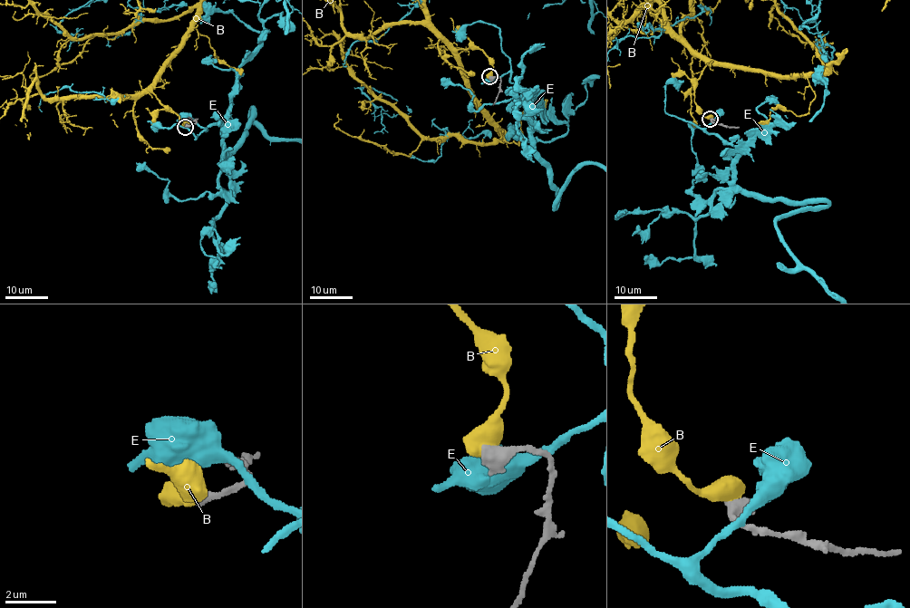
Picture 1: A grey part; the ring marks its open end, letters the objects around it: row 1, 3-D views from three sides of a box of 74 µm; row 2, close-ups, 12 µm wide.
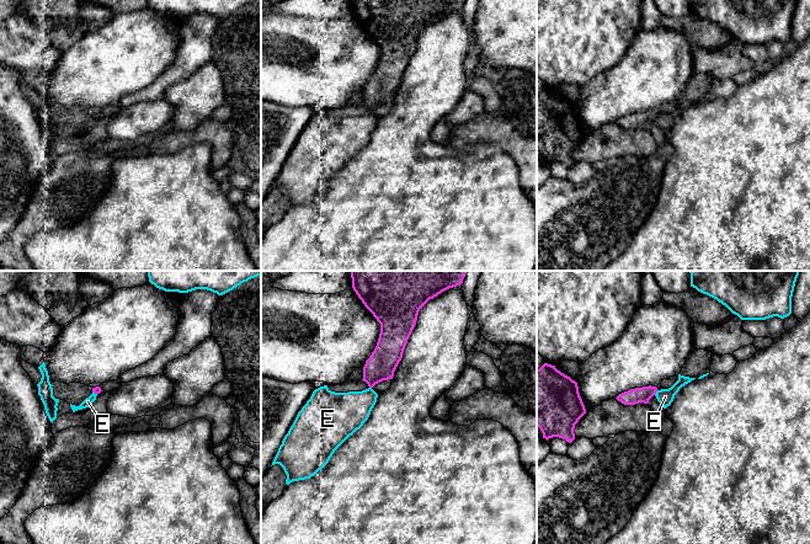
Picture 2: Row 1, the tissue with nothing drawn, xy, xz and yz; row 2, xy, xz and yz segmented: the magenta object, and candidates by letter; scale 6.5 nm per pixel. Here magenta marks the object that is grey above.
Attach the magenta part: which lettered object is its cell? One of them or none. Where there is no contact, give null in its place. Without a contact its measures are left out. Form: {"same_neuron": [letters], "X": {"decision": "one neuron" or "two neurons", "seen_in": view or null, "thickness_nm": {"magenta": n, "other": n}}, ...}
{"same_neuron": [], "B": {"decision": "two neurons", "seen_in": null}, "E": {"decision": "two neurons", "seen_in": "yz", "thickness_nm": {"magenta": 100, "other": 110}}}

